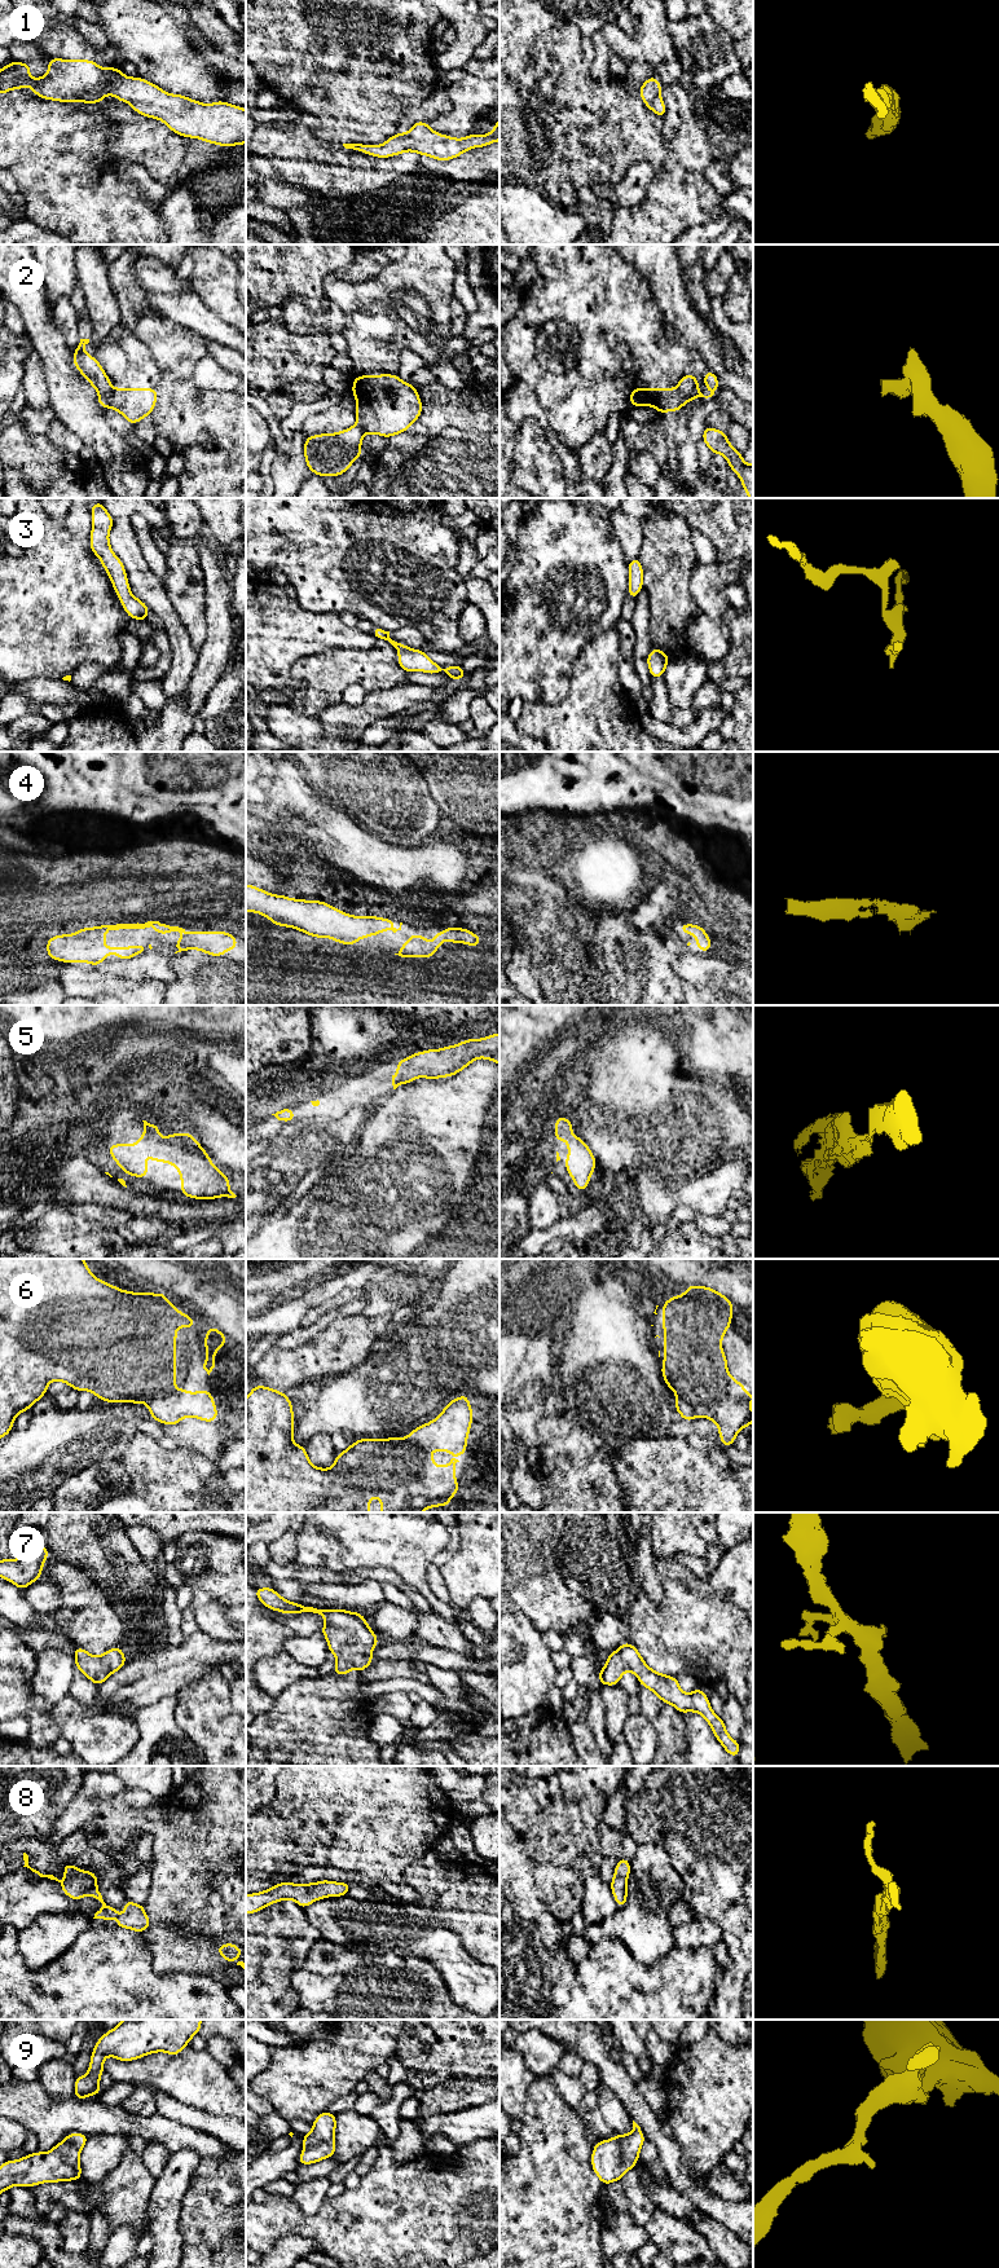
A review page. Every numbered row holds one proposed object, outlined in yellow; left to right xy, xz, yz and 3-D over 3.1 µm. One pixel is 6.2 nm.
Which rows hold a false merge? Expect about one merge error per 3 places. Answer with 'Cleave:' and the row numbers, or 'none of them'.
Cleave: 2

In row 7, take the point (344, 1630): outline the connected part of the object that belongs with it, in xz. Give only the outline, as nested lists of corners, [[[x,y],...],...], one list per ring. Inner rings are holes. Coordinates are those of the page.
[[[270,1586],[256,1587],[256,1598],[269,1609],[286,1615],[313,1612],[321,1615],[326,1624],[321,1628],[329,1652],[336,1656],[334,1674],[346,1675],[352,1669],[362,1673],[371,1663],[371,1652],[379,1643],[375,1633],[362,1613],[347,1609],[317,1609],[282,1598]]]

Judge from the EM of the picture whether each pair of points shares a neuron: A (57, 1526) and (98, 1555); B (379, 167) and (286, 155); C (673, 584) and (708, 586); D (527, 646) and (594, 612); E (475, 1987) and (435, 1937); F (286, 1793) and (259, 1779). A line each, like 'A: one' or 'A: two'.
A: one
B: one
C: two
D: one
E: one
F: two

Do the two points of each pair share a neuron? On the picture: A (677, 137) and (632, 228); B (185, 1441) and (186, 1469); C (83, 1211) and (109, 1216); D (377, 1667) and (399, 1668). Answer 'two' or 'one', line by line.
A: one
B: two
C: one
D: one

